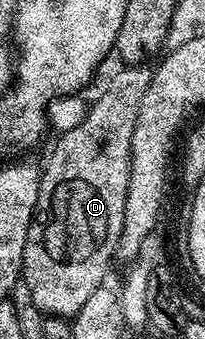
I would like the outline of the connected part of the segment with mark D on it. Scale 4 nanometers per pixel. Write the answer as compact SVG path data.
M123 66L107 84L107 89L87 109L85 122L58 137L51 161L41 168L37 206L31 215L29 234L23 255L22 283L27 283L29 303L44 316L73 318L85 306L93 290L104 287L111 256L116 255L119 234L125 218L127 182L131 173L131 139L133 126L151 81L152 69L147 66Z

